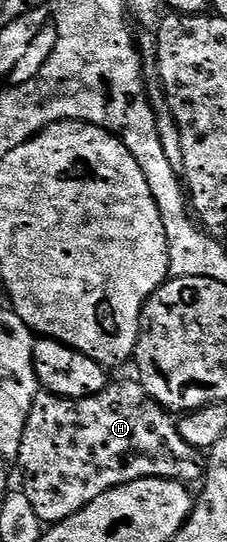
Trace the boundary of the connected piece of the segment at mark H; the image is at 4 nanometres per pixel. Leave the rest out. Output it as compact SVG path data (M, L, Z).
M131 380L131 382L111 381L99 394L90 394L86 398L62 398L59 395L40 392L34 397L34 403L30 409L30 414L26 418L26 427L22 433L22 444L18 449L16 461L22 465L22 486L26 489L26 502L34 509L34 514L45 524L63 522L67 516L75 510L86 505L89 499L106 490L111 490L114 486L121 486L123 482L135 482L141 478L173 478L175 480L191 480L203 473L203 463L198 463L199 451L186 442L178 431L175 419L169 418L167 411L157 400L147 392L141 382Z

